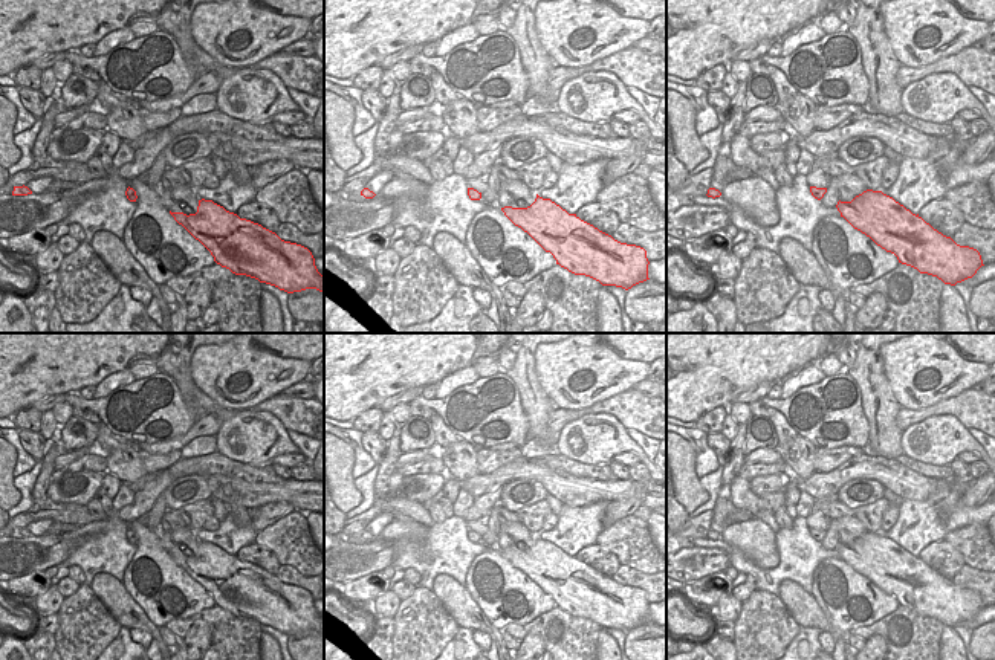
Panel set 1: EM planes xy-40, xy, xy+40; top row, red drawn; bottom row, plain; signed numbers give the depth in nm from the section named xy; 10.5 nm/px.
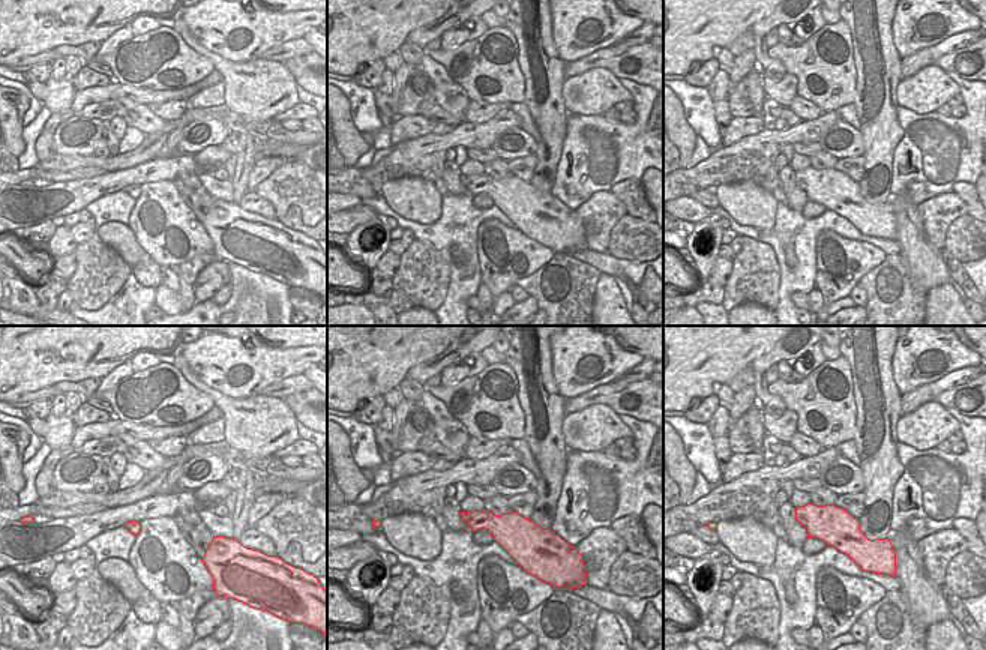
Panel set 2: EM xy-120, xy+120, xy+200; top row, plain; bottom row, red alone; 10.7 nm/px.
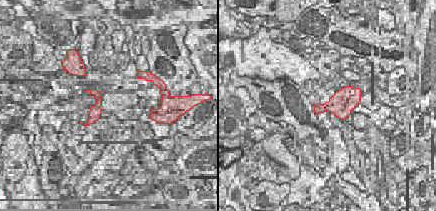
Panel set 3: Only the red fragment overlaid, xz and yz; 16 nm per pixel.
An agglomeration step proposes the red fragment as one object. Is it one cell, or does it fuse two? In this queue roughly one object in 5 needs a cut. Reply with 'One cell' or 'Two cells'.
One cell

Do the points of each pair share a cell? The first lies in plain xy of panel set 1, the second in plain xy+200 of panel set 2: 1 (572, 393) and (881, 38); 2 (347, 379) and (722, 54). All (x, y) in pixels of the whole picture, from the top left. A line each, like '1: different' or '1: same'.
1: different
2: different

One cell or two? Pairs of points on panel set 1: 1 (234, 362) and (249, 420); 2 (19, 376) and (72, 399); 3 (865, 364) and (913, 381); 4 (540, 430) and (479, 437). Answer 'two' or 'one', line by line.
1: two
2: two
3: two
4: two

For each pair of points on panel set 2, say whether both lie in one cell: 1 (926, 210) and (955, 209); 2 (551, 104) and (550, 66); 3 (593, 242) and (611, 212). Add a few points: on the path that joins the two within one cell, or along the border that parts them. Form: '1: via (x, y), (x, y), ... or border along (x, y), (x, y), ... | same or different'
1: via (934, 210), (947, 209) | same
2: via (550, 95), (550, 75) | same
3: via (598, 234), (598, 225), (604, 219) | same

